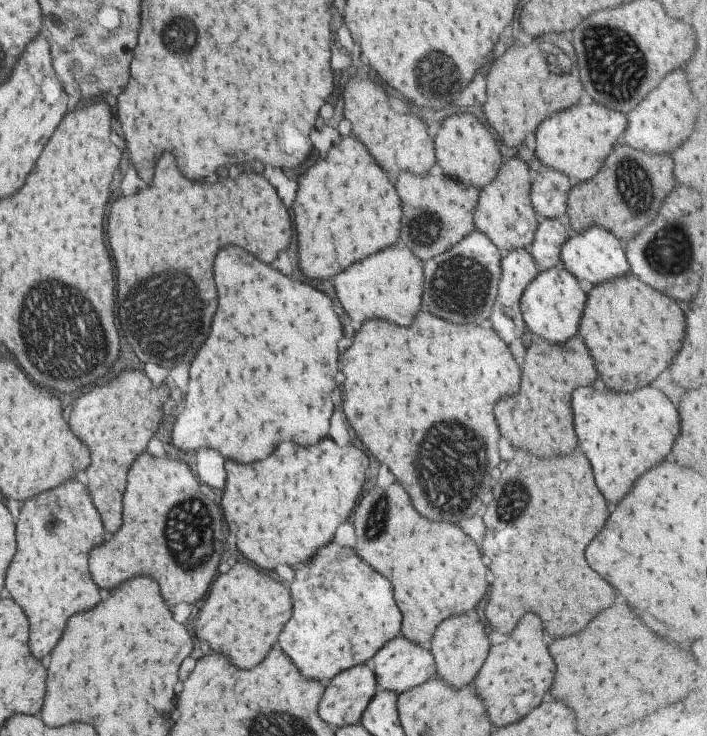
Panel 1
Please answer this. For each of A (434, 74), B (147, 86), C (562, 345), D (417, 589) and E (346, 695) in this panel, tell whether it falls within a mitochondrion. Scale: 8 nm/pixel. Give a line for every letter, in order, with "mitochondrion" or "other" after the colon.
A: mitochondrion
B: other
C: other
D: other
E: other

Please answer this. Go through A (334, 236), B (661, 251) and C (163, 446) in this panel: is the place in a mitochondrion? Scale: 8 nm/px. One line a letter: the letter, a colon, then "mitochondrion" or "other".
A: other
B: mitochondrion
C: other

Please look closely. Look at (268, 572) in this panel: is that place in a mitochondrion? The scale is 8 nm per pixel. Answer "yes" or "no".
no

